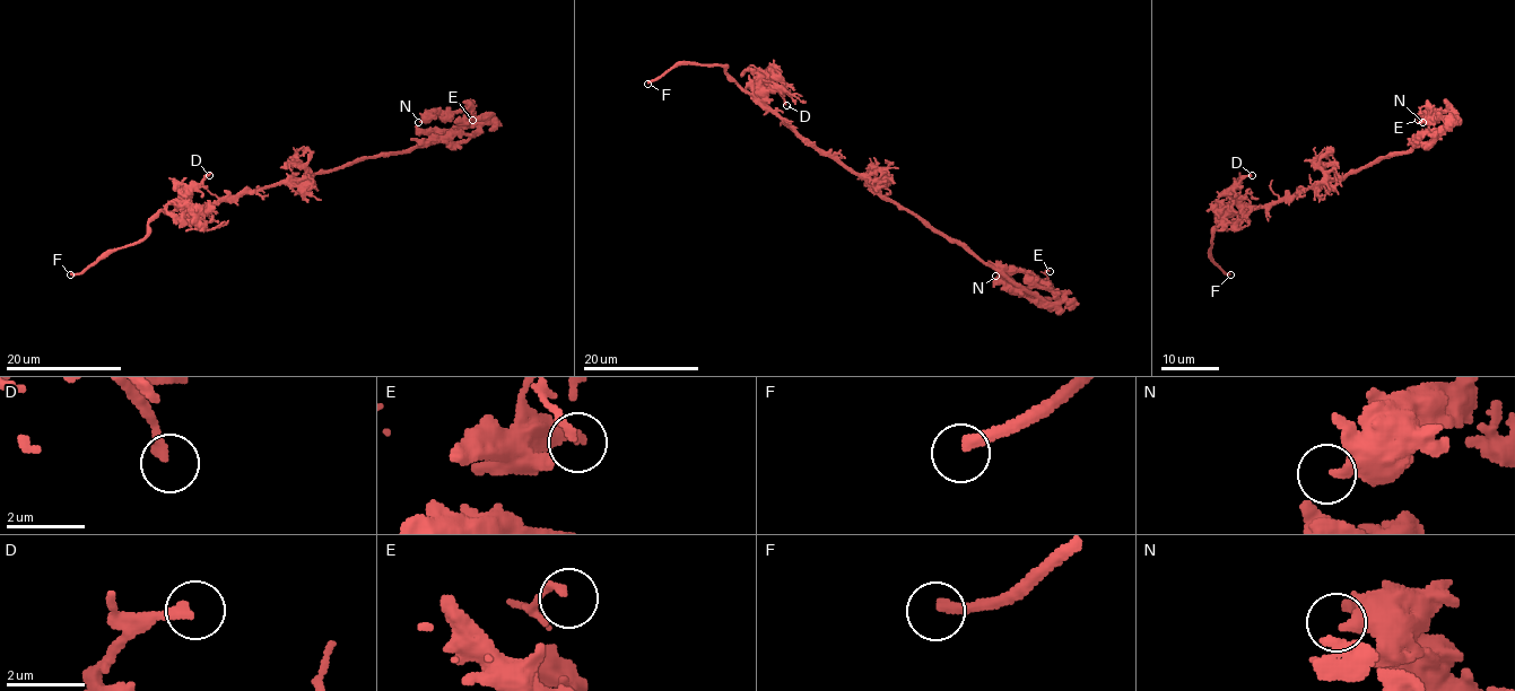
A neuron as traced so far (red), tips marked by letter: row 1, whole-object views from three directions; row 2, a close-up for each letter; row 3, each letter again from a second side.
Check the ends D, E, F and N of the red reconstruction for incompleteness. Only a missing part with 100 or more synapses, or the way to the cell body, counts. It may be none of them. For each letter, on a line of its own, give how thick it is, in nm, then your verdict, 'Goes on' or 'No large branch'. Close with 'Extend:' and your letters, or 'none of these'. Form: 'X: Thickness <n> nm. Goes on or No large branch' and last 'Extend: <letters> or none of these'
D: Thickness 240 nm. No large branch
E: Thickness 160 nm. No large branch
F: Thickness 280 nm. Goes on
N: Thickness 360 nm. No large branch
Extend: F

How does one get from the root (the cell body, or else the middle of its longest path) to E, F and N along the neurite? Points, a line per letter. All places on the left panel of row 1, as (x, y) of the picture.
E: (294, 177), (471, 134), (484, 119), (468, 117), (469, 105), (472, 120)
F: (294, 177), (203, 206), (162, 211), (141, 241), (107, 251), (70, 274)
N: (294, 177), (436, 143), (461, 130), (472, 114), (464, 108), (433, 112), (418, 122)

